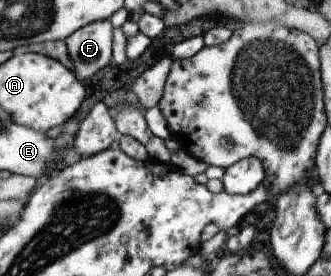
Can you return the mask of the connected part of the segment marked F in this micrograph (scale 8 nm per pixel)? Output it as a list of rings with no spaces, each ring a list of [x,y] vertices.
[[[109,19],[94,21],[63,40],[71,60],[70,68],[78,80],[92,76],[111,62],[112,29]]]

